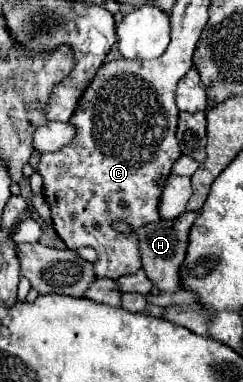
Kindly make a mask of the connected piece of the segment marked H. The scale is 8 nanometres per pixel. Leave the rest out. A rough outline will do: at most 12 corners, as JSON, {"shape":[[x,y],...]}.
{"shape":[[198,213],[136,231],[142,269],[160,291],[180,291],[178,269]]}

